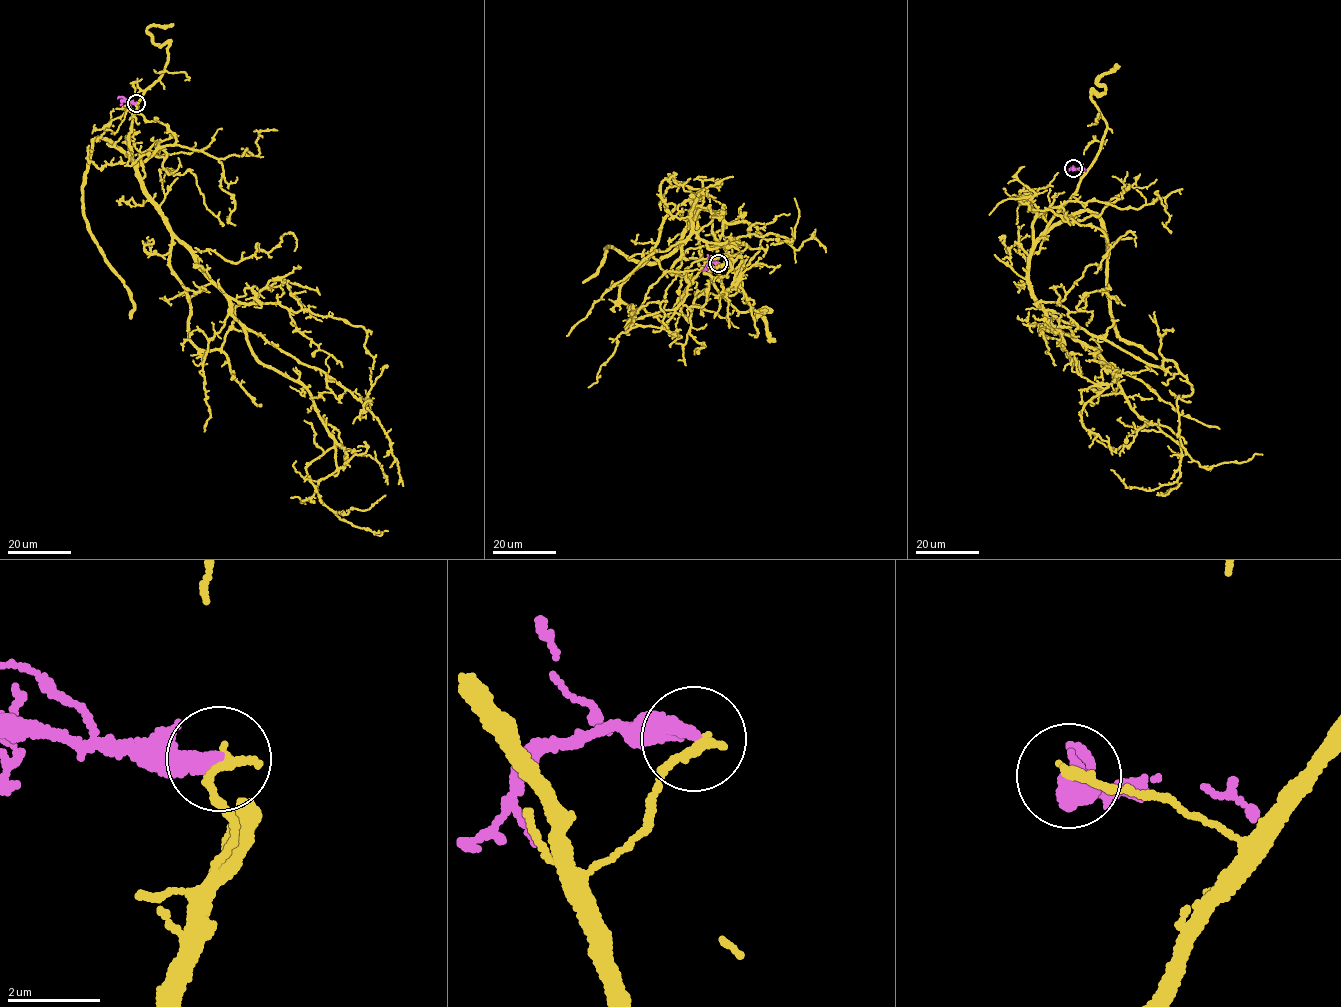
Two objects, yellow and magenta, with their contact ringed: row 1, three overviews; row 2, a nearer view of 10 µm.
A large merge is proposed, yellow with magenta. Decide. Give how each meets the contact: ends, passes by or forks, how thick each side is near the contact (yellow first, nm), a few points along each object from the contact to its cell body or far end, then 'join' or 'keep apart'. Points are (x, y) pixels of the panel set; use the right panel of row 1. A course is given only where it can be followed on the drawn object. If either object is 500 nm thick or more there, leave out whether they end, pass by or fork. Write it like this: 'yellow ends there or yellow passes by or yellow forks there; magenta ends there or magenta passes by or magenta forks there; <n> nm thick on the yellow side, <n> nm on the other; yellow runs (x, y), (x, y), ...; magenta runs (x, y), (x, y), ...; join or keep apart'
yellow ends there; magenta ends there; 240 nm thick on the yellow side, 320 nm on the other; yellow runs (1073, 168), (1084, 173), (1078, 189), (1030, 258), (1032, 296), (1180, 446), (1171, 483), (1127, 487), (1111, 470); magenta runs (1073, 168), (1086, 171); keep apart

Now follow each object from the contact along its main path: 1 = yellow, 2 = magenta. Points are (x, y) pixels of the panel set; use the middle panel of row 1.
1: (718, 263), (702, 260), (691, 194), (669, 270), (693, 283), (674, 308), (632, 317), (666, 271), (702, 267)
2: (718, 263), (706, 264), (701, 270)

